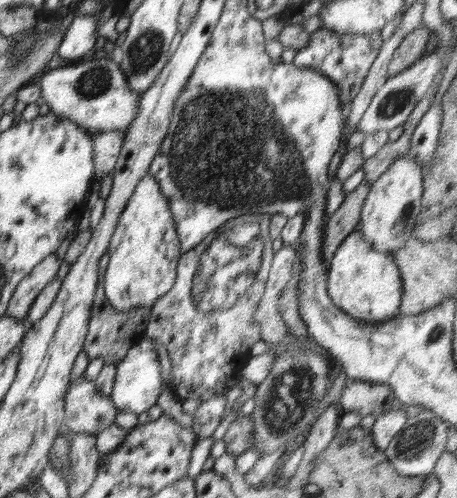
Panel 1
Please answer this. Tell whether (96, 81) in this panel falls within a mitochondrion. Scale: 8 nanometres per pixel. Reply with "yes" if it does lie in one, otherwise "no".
yes

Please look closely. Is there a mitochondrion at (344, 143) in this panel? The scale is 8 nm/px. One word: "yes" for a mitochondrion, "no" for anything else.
no

